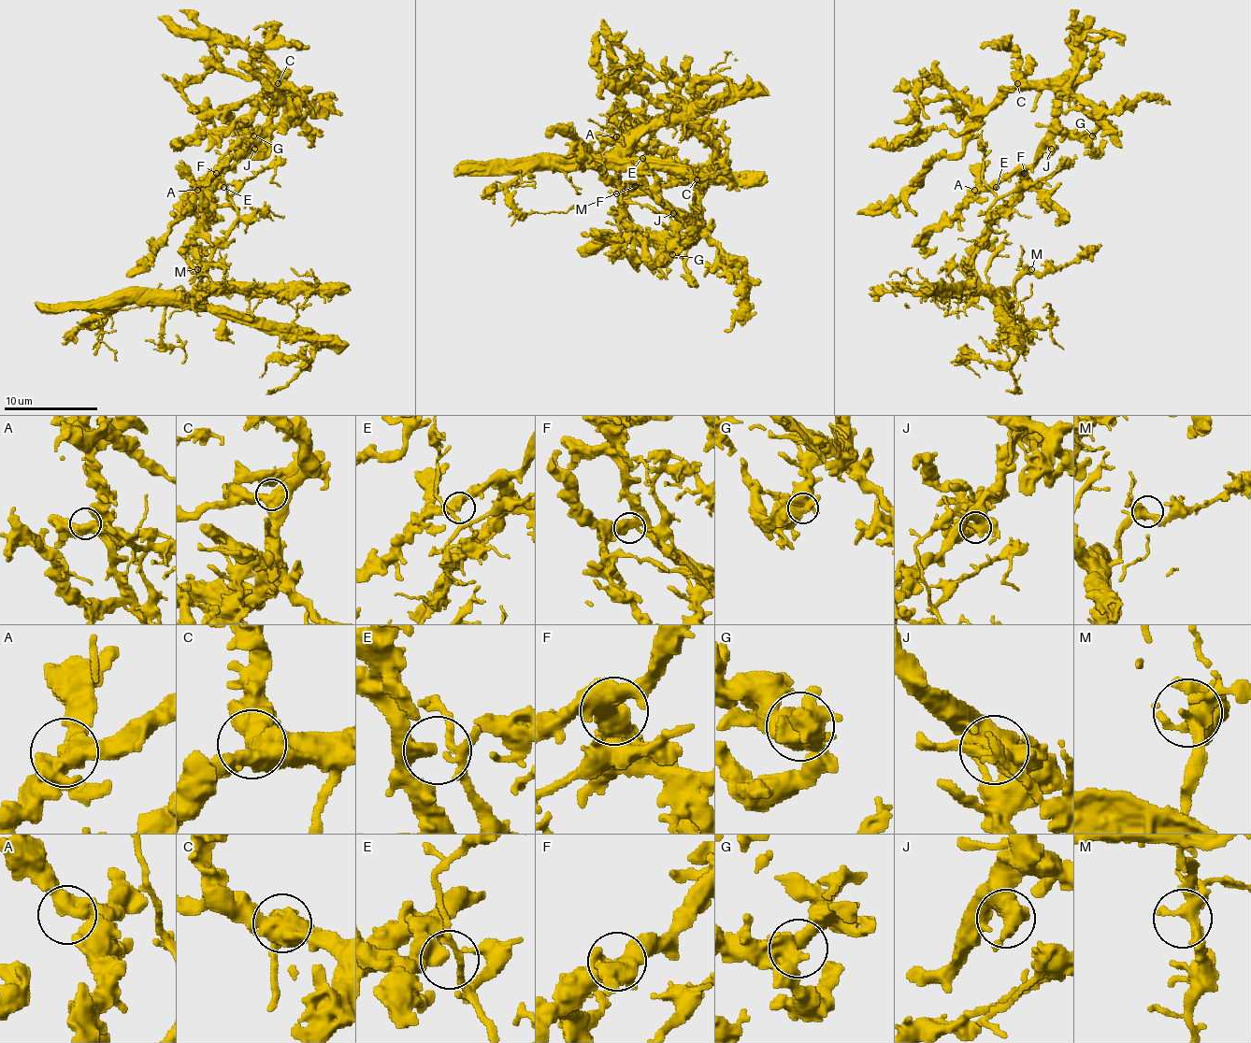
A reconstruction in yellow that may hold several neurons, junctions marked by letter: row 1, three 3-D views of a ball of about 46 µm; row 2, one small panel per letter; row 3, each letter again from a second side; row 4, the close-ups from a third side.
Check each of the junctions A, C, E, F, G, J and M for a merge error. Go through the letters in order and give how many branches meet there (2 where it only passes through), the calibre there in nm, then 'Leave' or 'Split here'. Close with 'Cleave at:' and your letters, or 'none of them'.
A: Branches: 2. Thickness 460 nm. Leave
C: Branches: 2. Thickness 650 nm. Leave
E: Branches: 3. Thickness 280 nm. Leave
F: Branches: 2. Thickness 480 nm. Leave
G: Branches: 2. Thickness 550 nm. Leave
J: Branches: 2. Thickness 600 nm. Leave
M: Branches: 4. Thickness 400 nm. Leave
Cleave at: none of them

